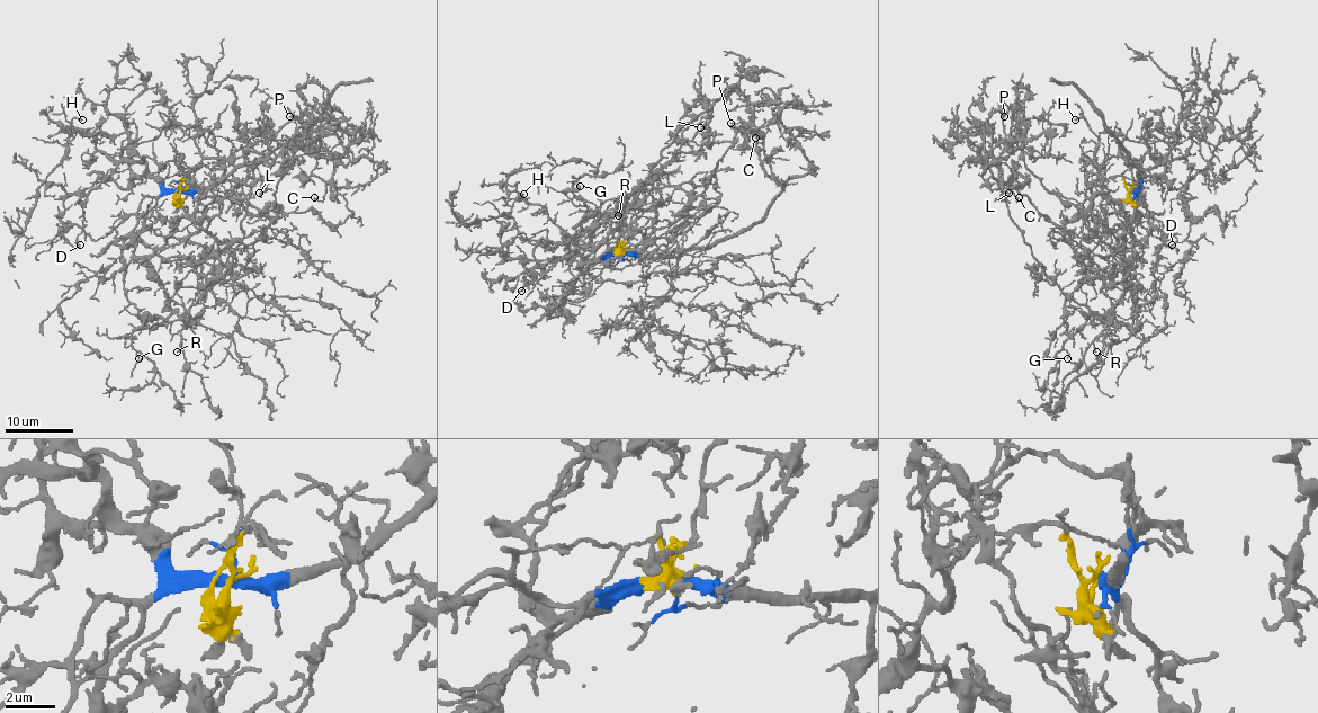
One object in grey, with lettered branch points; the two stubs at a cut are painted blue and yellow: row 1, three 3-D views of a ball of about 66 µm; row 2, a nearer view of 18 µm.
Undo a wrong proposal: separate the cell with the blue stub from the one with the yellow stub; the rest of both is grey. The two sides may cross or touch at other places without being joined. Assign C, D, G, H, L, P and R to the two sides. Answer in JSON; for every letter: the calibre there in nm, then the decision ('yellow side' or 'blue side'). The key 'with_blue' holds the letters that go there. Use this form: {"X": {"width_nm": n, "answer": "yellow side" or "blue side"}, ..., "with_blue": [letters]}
{"C": {"width_nm": 130, "answer": "yellow side"}, "D": {"width_nm": 130, "answer": "blue side"}, "G": {"width_nm": 130, "answer": "blue side"}, "H": {"width_nm": 160, "answer": "blue side"}, "L": {"width_nm": 130, "answer": "yellow side"}, "P": {"width_nm": 130, "answer": "yellow side"}, "R": {"width_nm": 130, "answer": "blue side"}, "with_blue": ["D", "G", "H", "R"]}

